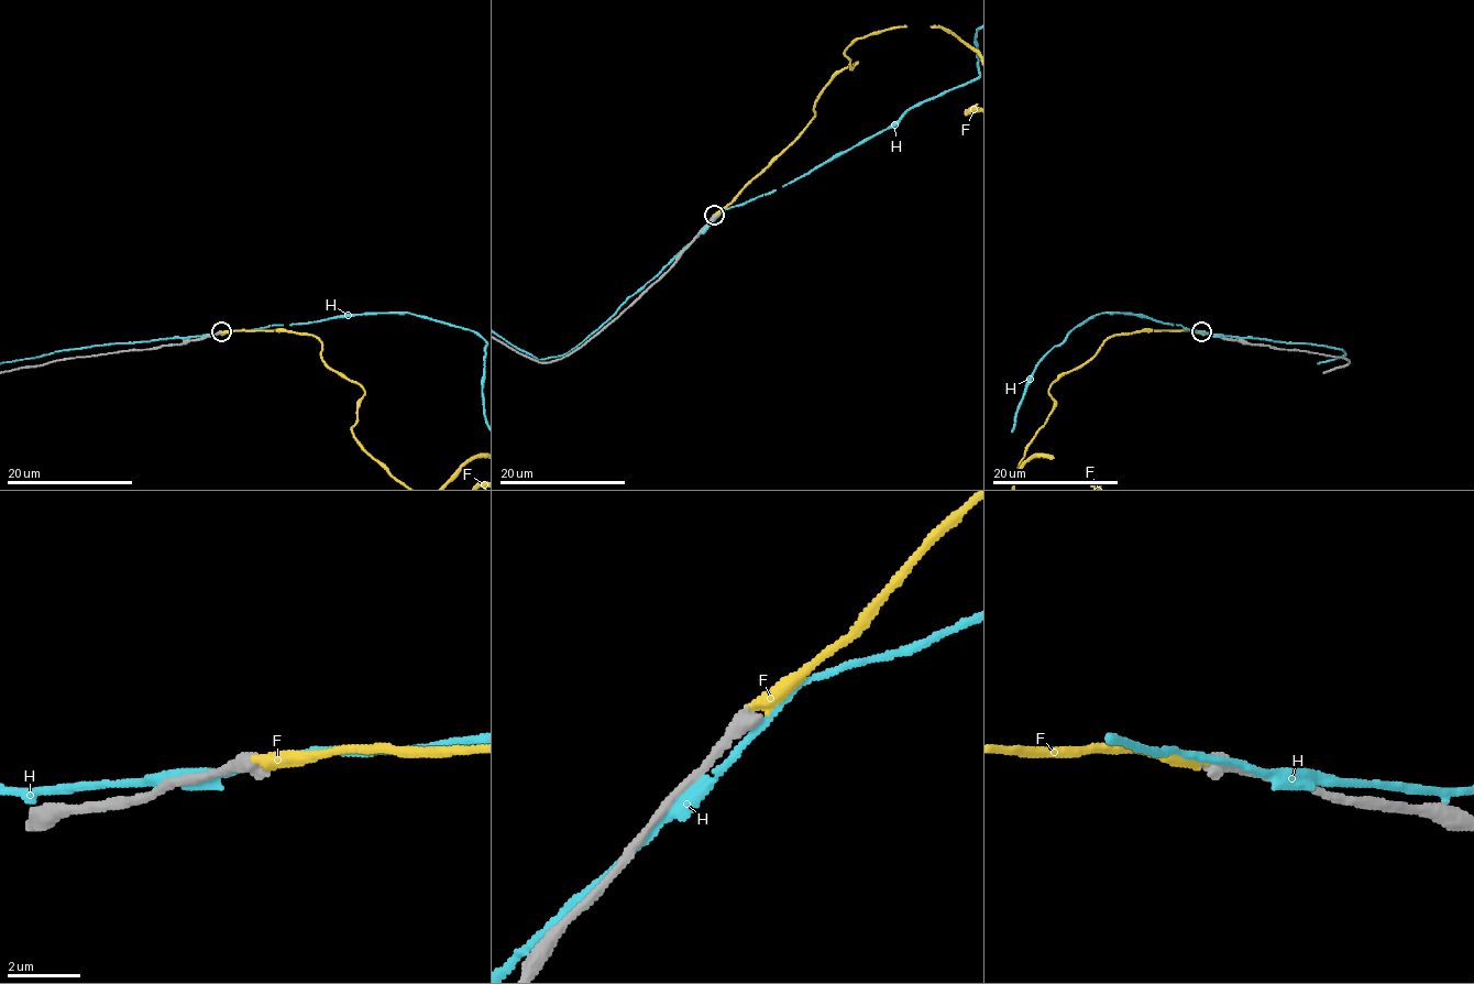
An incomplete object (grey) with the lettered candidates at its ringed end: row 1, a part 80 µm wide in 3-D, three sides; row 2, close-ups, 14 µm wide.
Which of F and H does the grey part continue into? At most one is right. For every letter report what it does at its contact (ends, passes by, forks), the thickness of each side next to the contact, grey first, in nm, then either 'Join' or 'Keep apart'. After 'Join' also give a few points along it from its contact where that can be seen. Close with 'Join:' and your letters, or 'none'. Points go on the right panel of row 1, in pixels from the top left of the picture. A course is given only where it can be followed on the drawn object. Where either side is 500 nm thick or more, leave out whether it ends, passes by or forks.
F: It ends there. Thickness 480 nm (grey) against 360 nm. Join
H: It passes by. Thickness 220 nm (grey) against 360 nm. Keep apart
Join: F

